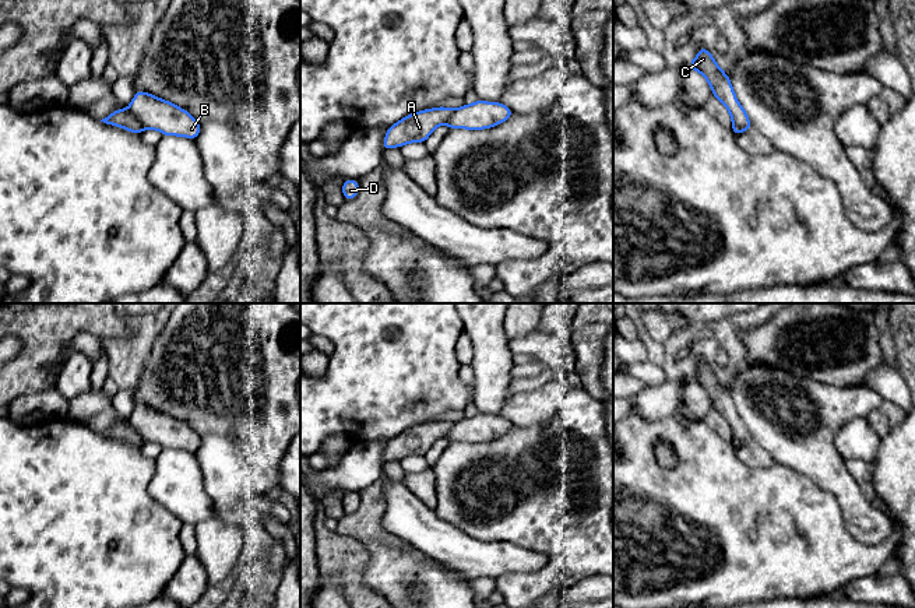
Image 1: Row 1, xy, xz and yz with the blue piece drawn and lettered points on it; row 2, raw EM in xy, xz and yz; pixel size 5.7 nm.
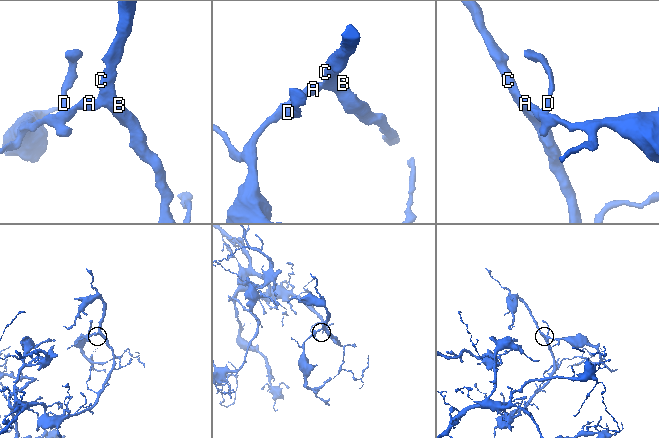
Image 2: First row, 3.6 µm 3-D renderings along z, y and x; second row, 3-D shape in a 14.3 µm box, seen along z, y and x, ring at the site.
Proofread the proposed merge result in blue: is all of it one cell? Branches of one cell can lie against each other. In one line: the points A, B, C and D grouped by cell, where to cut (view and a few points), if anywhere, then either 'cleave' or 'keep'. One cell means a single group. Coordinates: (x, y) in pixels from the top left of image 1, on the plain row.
A B C D | no cut | keep

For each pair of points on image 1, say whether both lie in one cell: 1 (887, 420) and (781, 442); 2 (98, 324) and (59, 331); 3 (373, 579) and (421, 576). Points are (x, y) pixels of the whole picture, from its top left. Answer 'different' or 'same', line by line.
1: different
2: same
3: same

